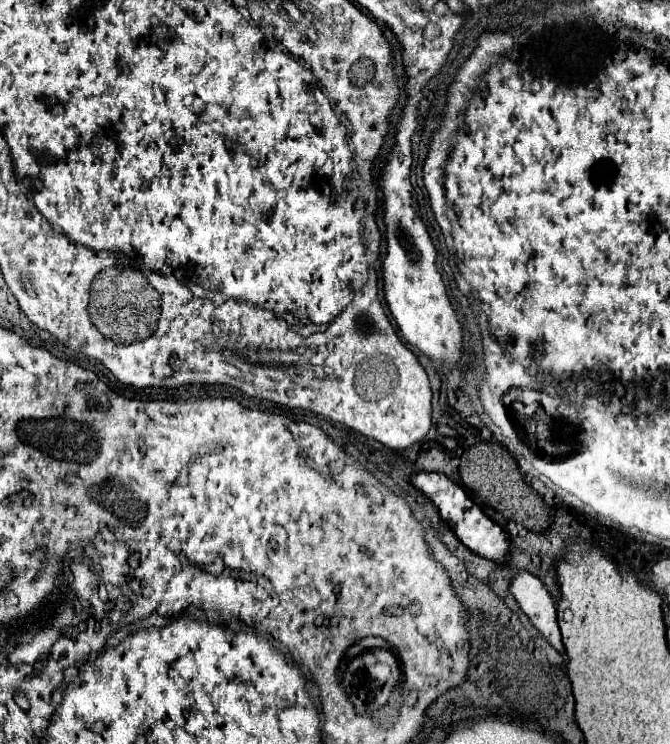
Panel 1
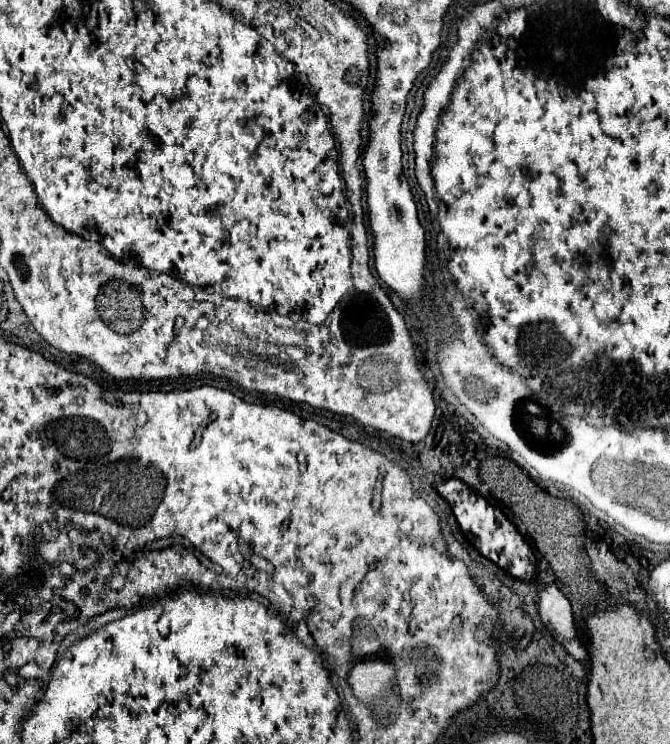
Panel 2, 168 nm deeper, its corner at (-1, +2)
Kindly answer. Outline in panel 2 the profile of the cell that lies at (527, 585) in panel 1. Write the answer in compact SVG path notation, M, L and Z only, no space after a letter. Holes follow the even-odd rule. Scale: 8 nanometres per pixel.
M541 585L537 591L537 611L541 623L553 633L553 637L565 647L565 651L577 659L587 663L587 651L583 643L577 639L577 627L571 613L571 605L567 597L553 585Z

